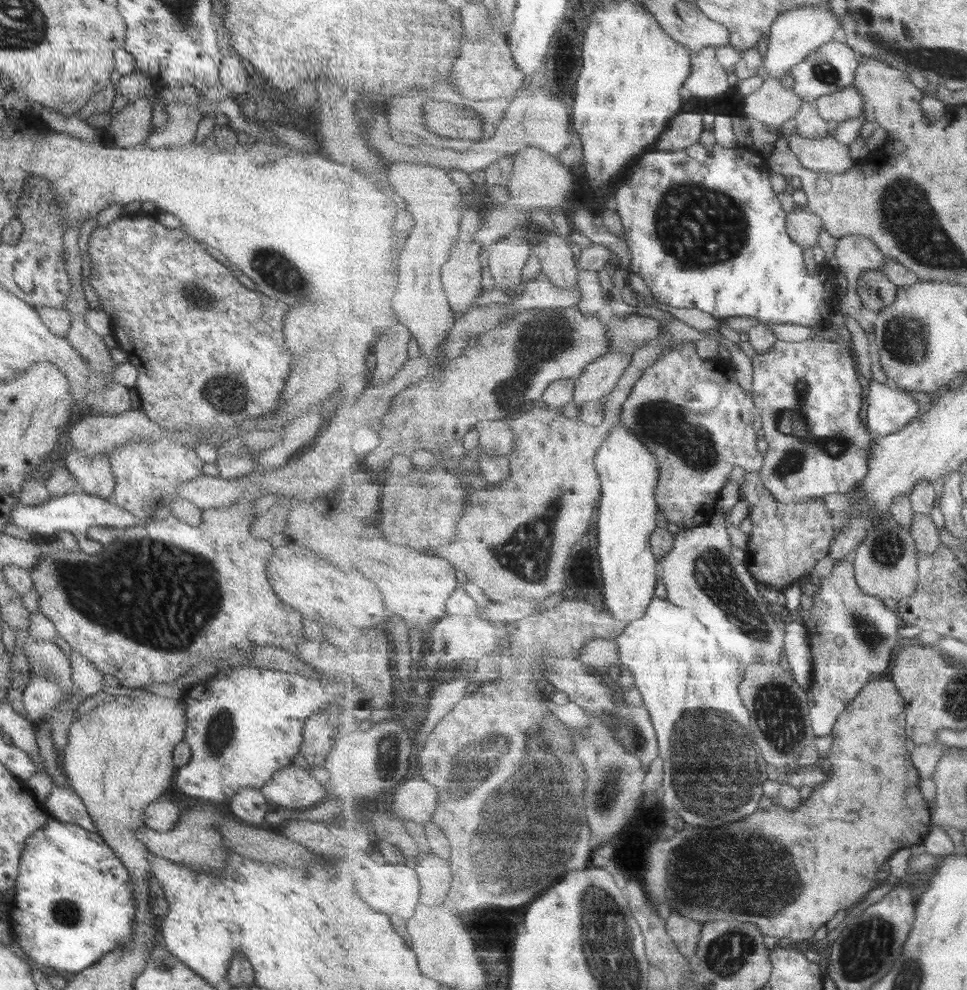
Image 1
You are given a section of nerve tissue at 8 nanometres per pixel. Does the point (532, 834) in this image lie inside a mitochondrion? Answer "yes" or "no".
yes

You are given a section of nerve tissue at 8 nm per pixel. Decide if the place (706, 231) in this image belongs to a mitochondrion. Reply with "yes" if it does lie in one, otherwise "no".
yes

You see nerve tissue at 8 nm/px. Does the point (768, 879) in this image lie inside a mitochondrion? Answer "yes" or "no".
yes

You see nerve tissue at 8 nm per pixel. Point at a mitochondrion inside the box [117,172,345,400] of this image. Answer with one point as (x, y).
(272, 267)

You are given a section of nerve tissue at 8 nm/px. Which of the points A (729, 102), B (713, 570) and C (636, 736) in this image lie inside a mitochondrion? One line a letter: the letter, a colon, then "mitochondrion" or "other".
A: other
B: mitochondrion
C: mitochondrion

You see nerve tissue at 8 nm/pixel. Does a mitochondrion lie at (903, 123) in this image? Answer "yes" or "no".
no

